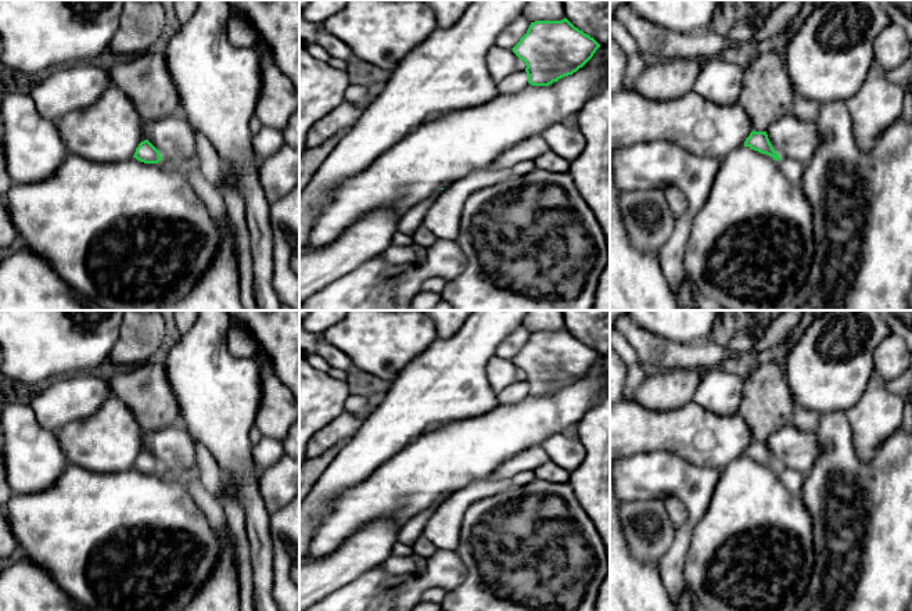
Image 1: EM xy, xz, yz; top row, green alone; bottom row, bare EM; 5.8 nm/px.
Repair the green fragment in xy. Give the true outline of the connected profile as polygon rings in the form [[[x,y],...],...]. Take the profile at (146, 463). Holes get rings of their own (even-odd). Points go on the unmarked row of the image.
[[[148,450],[139,454],[133,468],[144,474],[158,474],[162,470],[159,461]]]

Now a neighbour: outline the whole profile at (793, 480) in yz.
[[[780,468],[778,471],[779,479],[783,482],[786,489],[793,495],[801,495],[803,493],[803,482],[805,475],[791,470],[791,468]]]

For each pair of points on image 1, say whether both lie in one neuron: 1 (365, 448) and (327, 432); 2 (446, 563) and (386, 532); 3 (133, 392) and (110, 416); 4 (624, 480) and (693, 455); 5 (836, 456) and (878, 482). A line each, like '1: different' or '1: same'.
1: different
2: different
3: different
4: different
5: same

